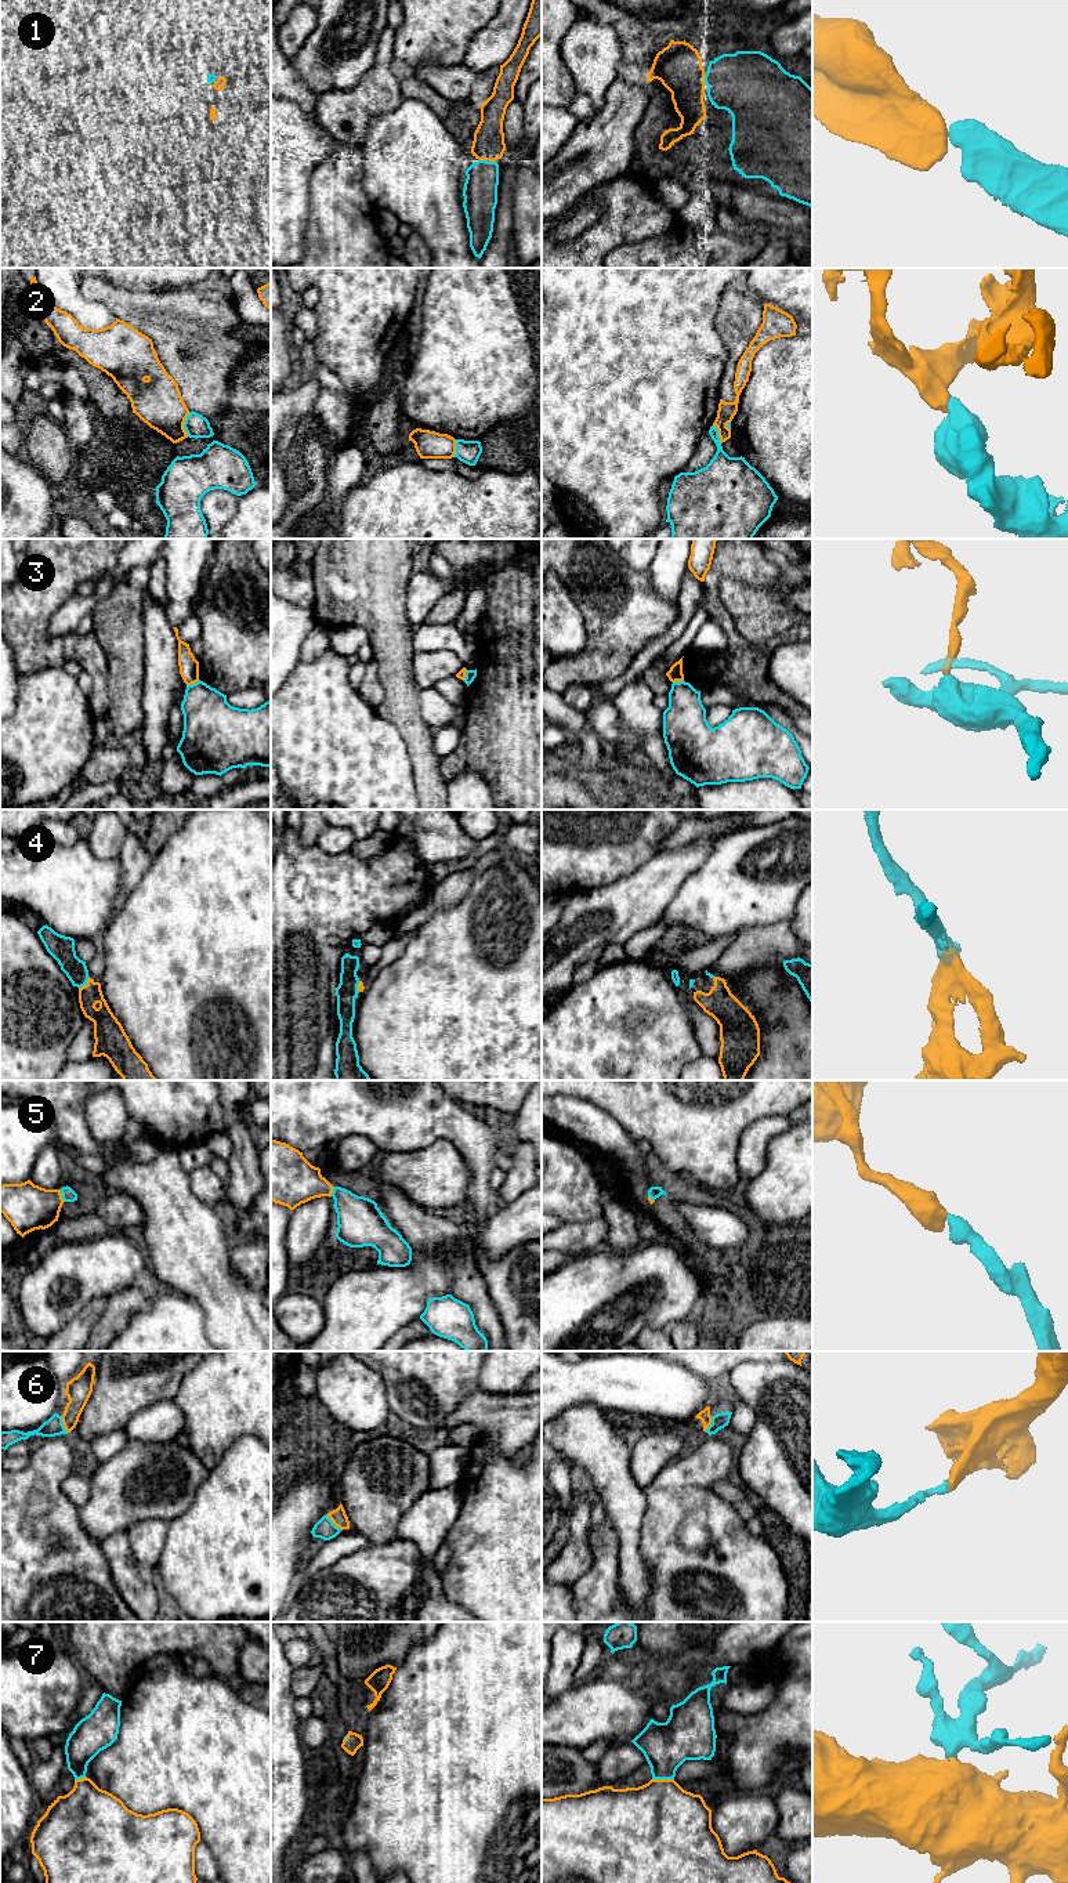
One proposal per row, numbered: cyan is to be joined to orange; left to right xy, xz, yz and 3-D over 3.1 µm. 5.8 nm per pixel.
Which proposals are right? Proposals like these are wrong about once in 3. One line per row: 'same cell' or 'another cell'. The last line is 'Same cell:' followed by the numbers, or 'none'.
1: same cell
2: another cell
3: another cell
4: same cell
5: same cell
6: same cell
7: same cell
Same cell: 1, 4, 5, 6, 7

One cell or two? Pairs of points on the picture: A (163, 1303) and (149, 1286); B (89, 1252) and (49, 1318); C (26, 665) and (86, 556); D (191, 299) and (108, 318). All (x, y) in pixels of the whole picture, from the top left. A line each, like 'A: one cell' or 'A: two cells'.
A: two cells
B: one cell
C: one cell
D: two cells

